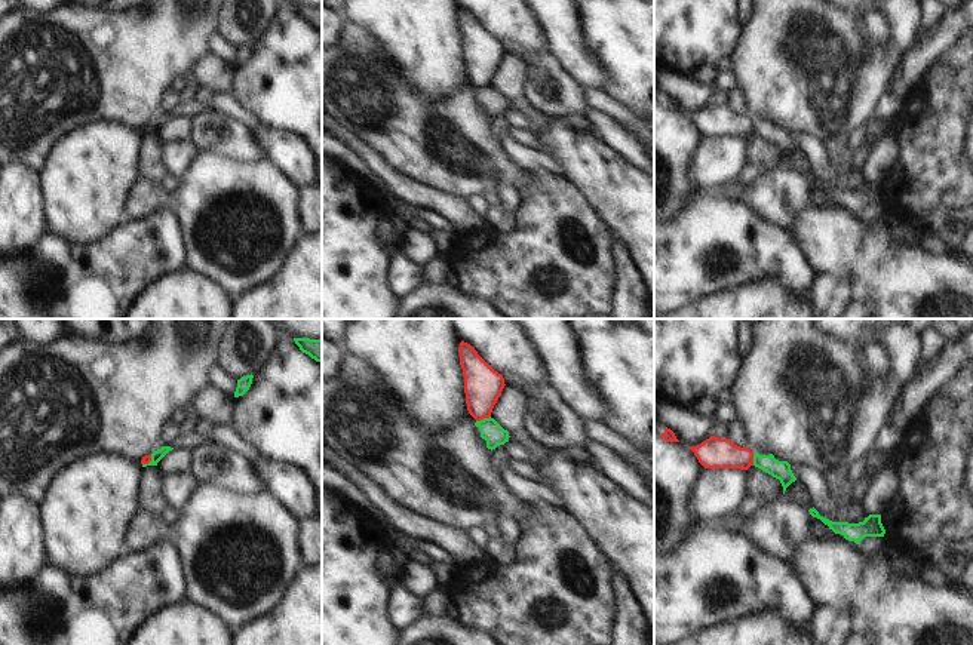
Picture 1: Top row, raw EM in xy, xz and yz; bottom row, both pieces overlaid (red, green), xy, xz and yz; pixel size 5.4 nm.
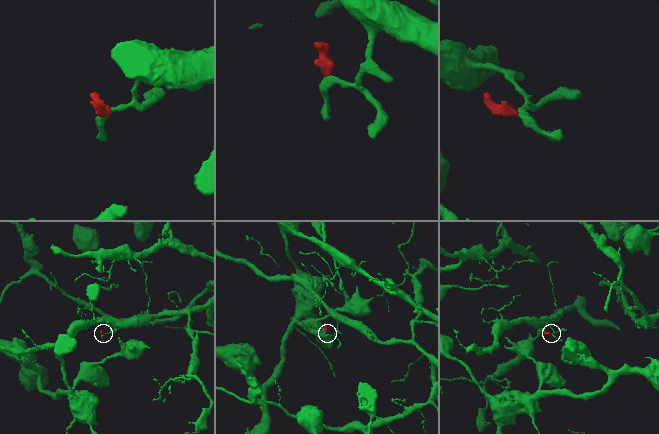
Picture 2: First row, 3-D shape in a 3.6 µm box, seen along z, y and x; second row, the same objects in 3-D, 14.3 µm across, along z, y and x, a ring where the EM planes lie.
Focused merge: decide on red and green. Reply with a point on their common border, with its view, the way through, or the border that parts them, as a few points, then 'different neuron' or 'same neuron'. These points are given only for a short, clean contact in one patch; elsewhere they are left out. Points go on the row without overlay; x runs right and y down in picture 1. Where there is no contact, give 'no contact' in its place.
xz (482, 86) | along xz (490, 83), (476, 89) | different neuron

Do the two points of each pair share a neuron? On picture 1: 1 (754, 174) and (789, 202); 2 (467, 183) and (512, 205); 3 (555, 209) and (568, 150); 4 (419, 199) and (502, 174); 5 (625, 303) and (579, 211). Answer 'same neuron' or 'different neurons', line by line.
1: different neurons
2: different neurons
3: different neurons
4: different neurons
5: different neurons

